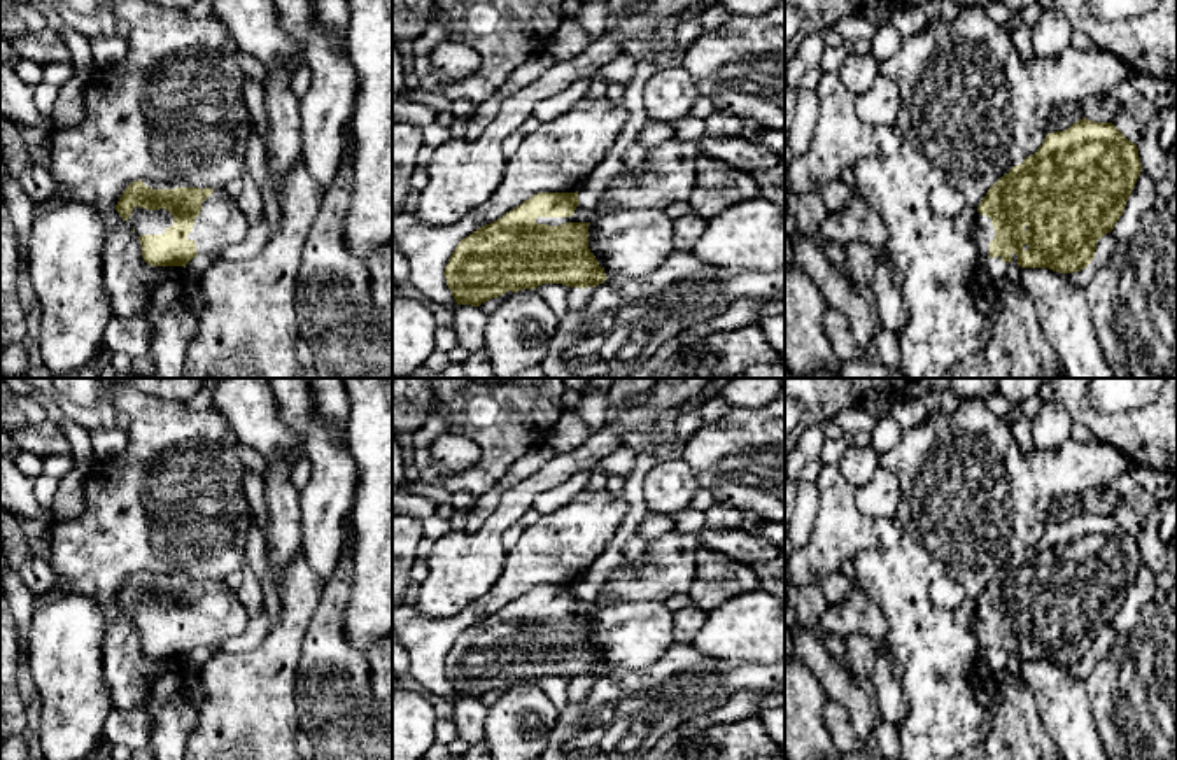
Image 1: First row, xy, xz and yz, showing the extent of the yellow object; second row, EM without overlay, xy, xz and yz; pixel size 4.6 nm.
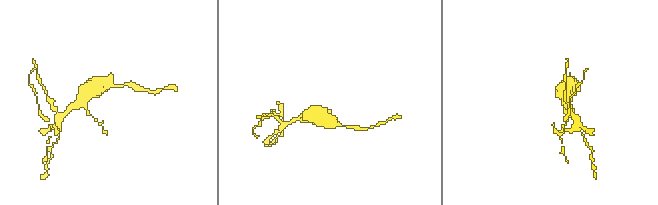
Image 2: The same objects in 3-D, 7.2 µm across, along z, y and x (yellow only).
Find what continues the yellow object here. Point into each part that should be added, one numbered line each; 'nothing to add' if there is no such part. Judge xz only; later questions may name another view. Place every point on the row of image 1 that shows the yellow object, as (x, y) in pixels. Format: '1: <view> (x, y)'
1: xz (552, 221)

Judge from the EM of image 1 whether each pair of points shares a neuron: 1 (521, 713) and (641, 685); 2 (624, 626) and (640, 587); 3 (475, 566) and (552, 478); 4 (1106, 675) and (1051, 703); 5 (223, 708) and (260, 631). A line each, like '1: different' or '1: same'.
1: different
2: different
3: same
4: different
5: different

